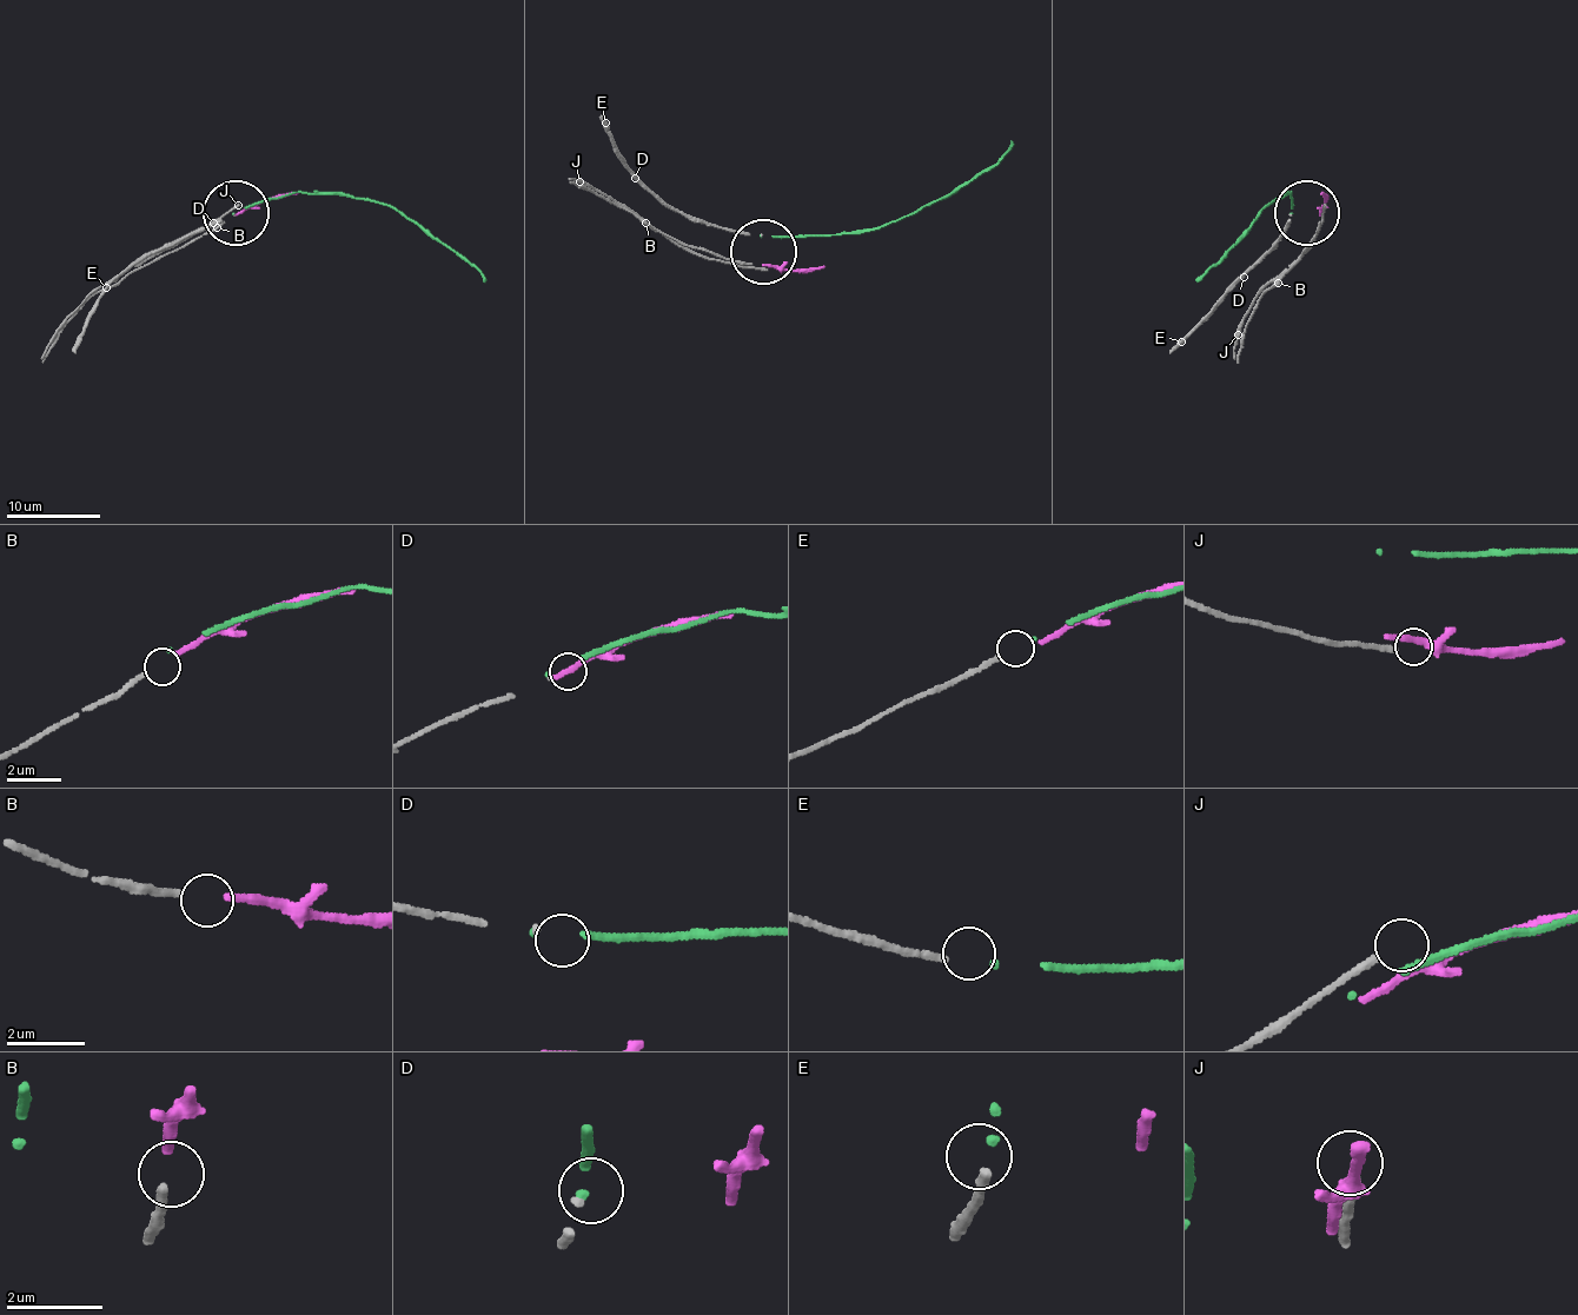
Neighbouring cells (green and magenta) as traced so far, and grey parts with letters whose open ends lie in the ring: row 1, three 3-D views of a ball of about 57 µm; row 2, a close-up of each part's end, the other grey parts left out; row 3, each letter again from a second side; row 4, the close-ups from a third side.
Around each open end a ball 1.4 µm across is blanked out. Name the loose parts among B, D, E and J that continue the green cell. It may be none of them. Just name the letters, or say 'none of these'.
E

